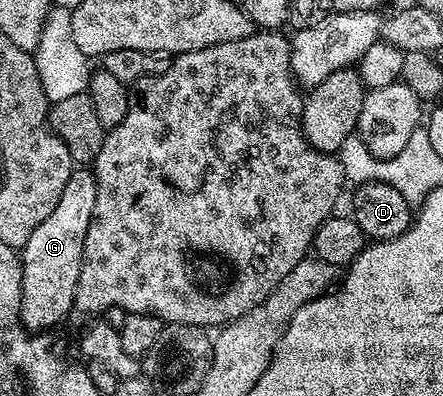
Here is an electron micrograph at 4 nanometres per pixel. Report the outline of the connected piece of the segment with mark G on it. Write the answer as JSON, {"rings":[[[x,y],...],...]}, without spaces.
{"rings":[[[72,170],[70,181],[66,181],[66,186],[62,189],[62,197],[58,197],[58,205],[54,205],[50,217],[46,217],[46,221],[42,221],[42,225],[38,225],[38,229],[30,233],[30,241],[26,241],[26,245],[19,252],[22,269],[20,319],[29,332],[47,332],[55,323],[62,322],[68,314],[73,314],[78,273],[84,264],[82,249],[90,217],[94,217],[96,193],[96,176],[91,170]]]}

